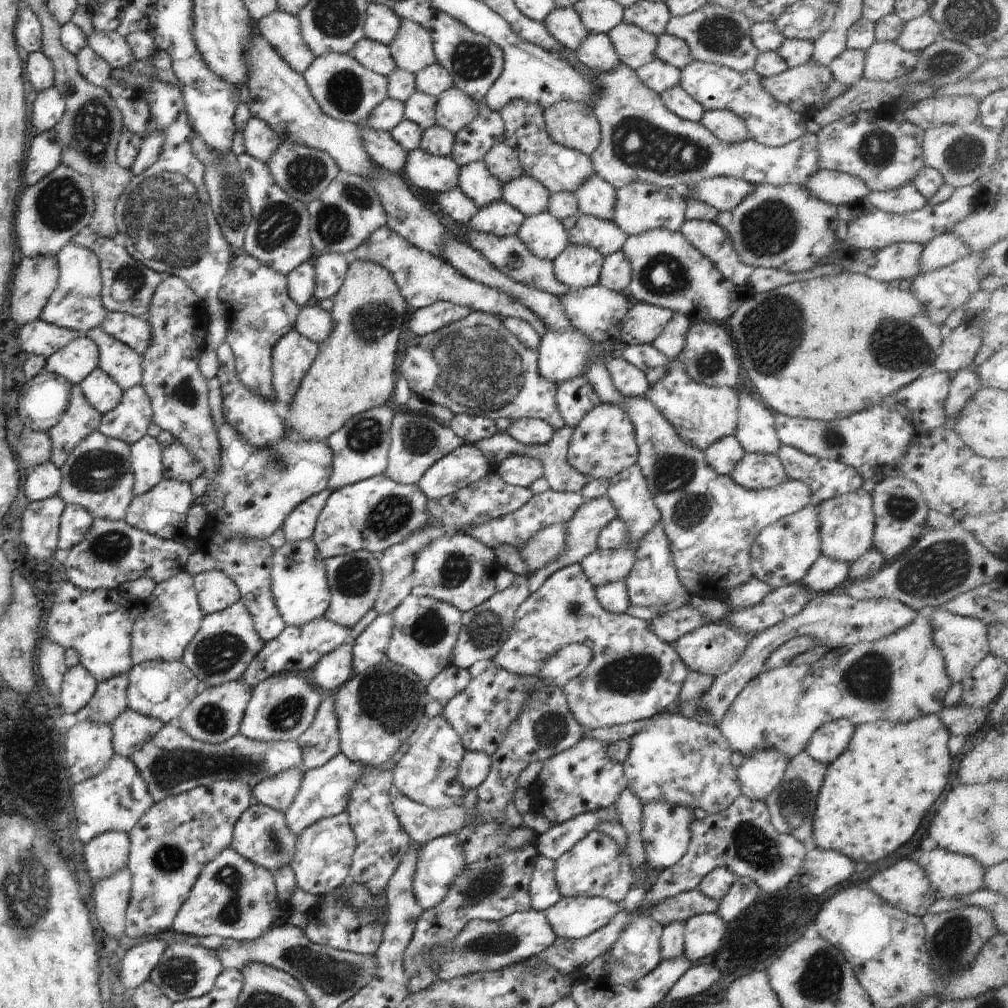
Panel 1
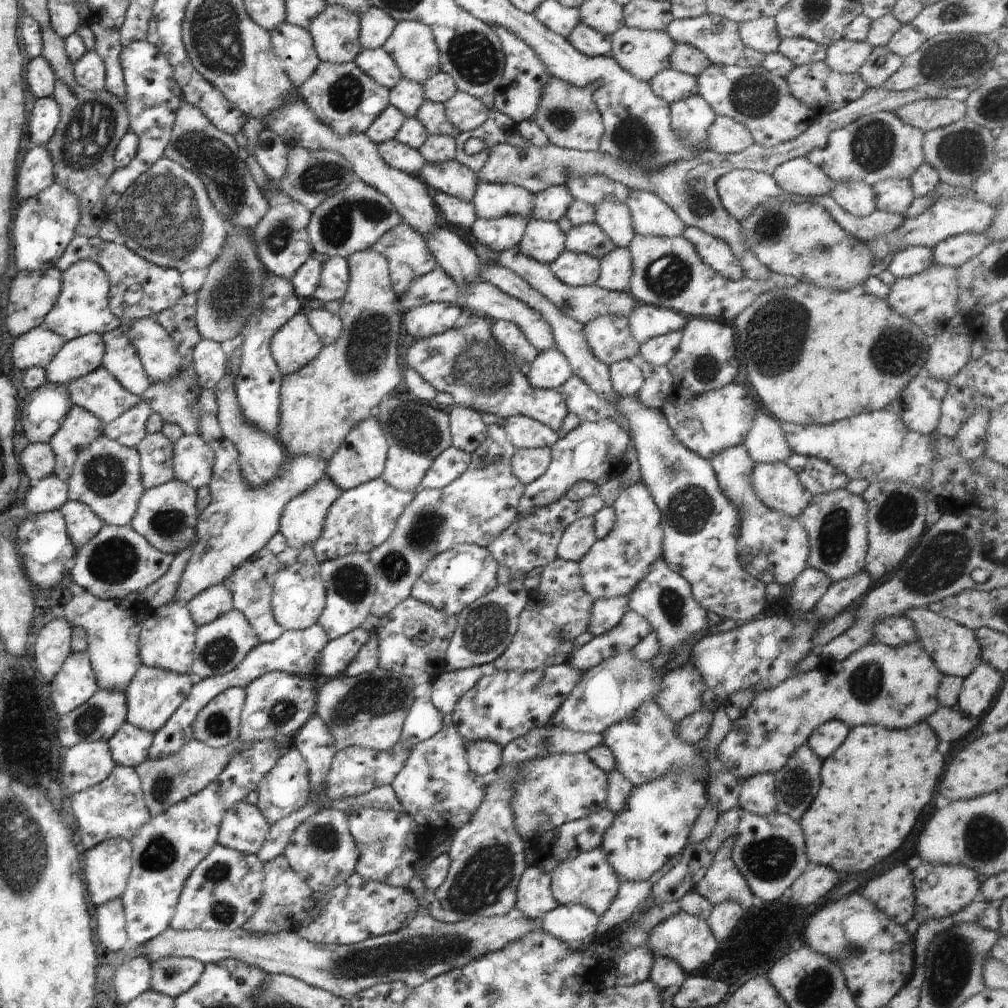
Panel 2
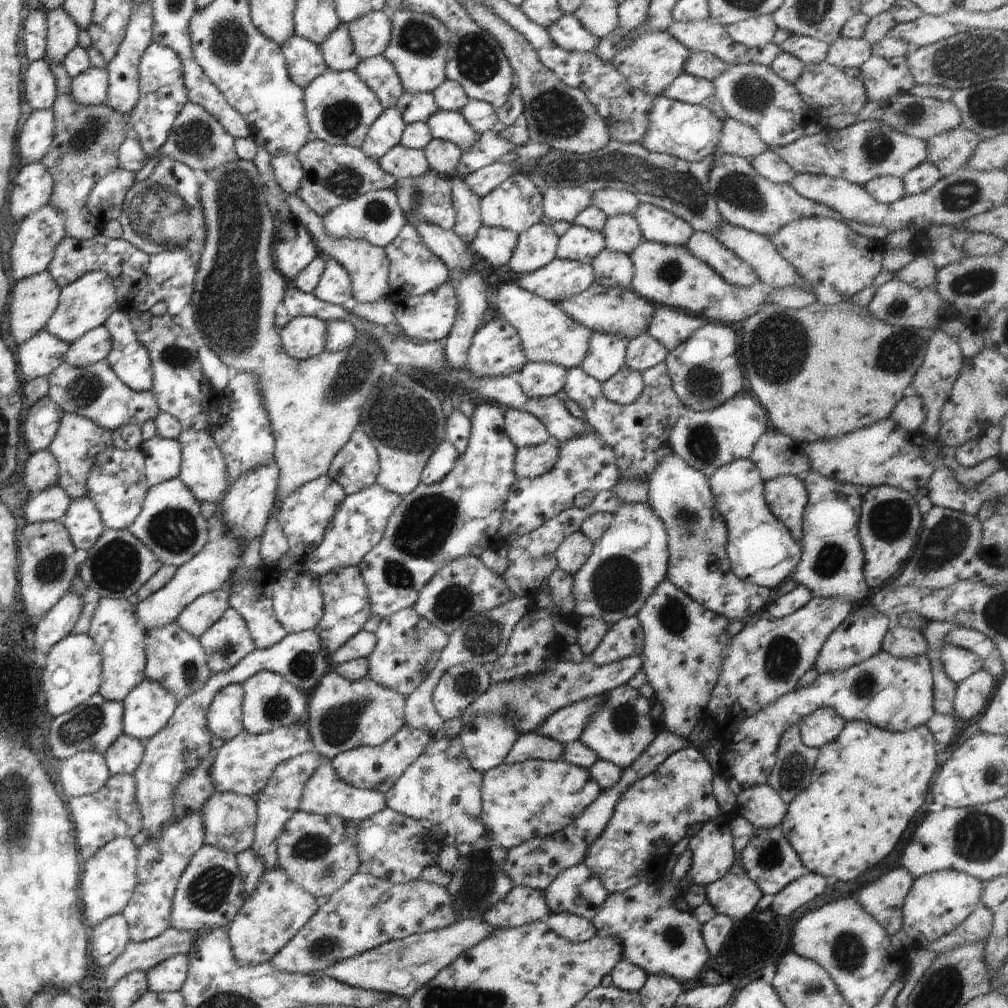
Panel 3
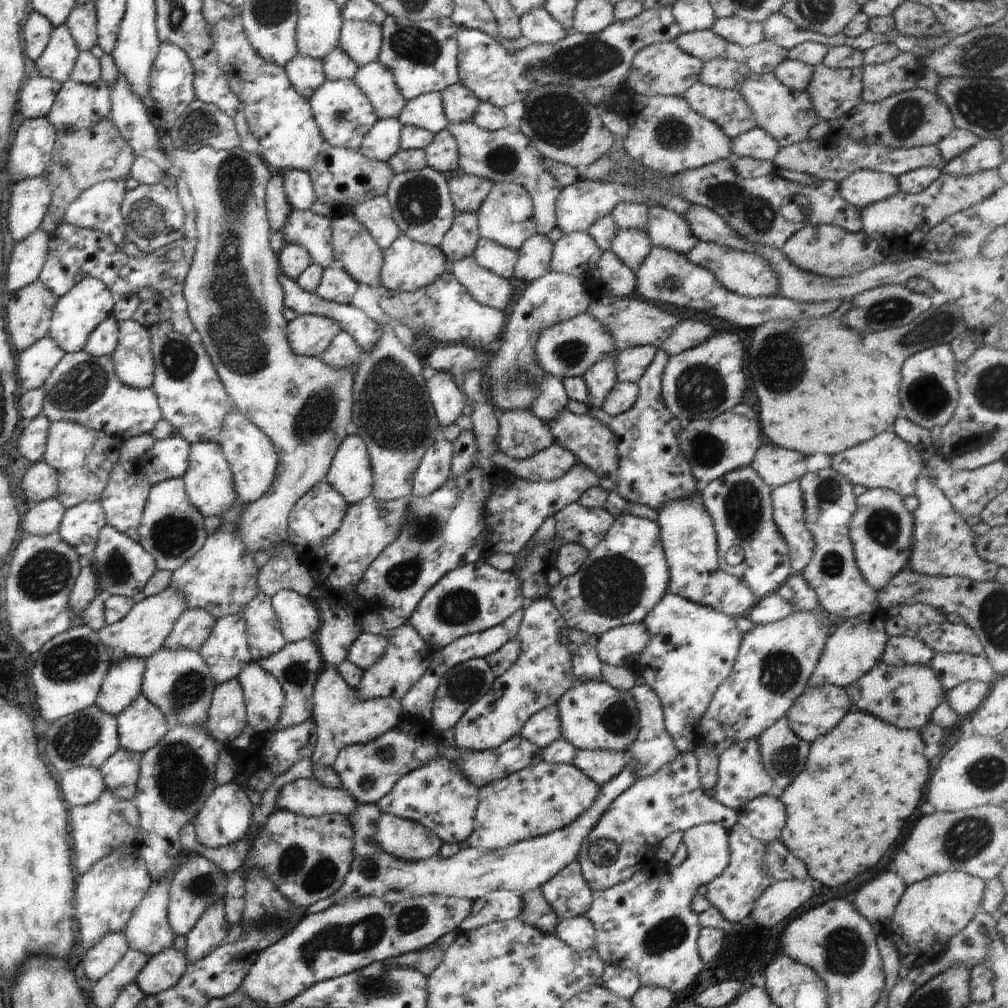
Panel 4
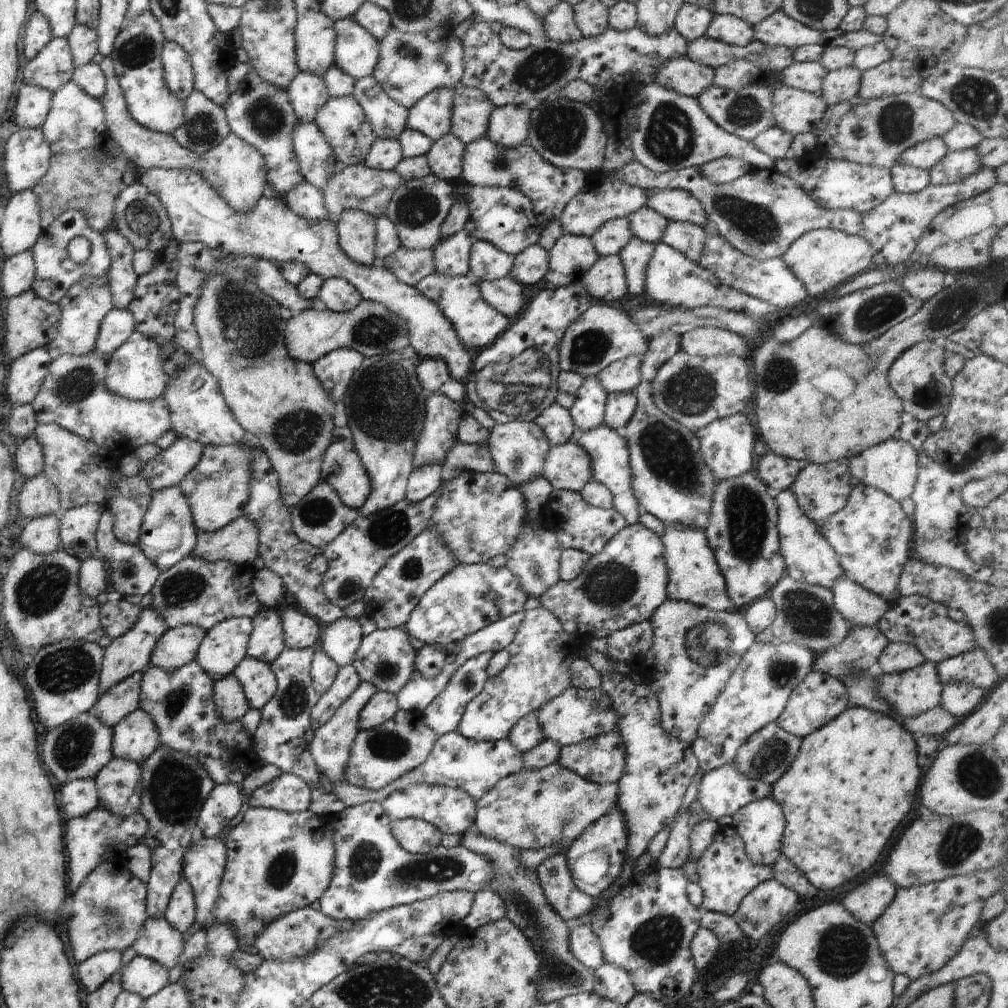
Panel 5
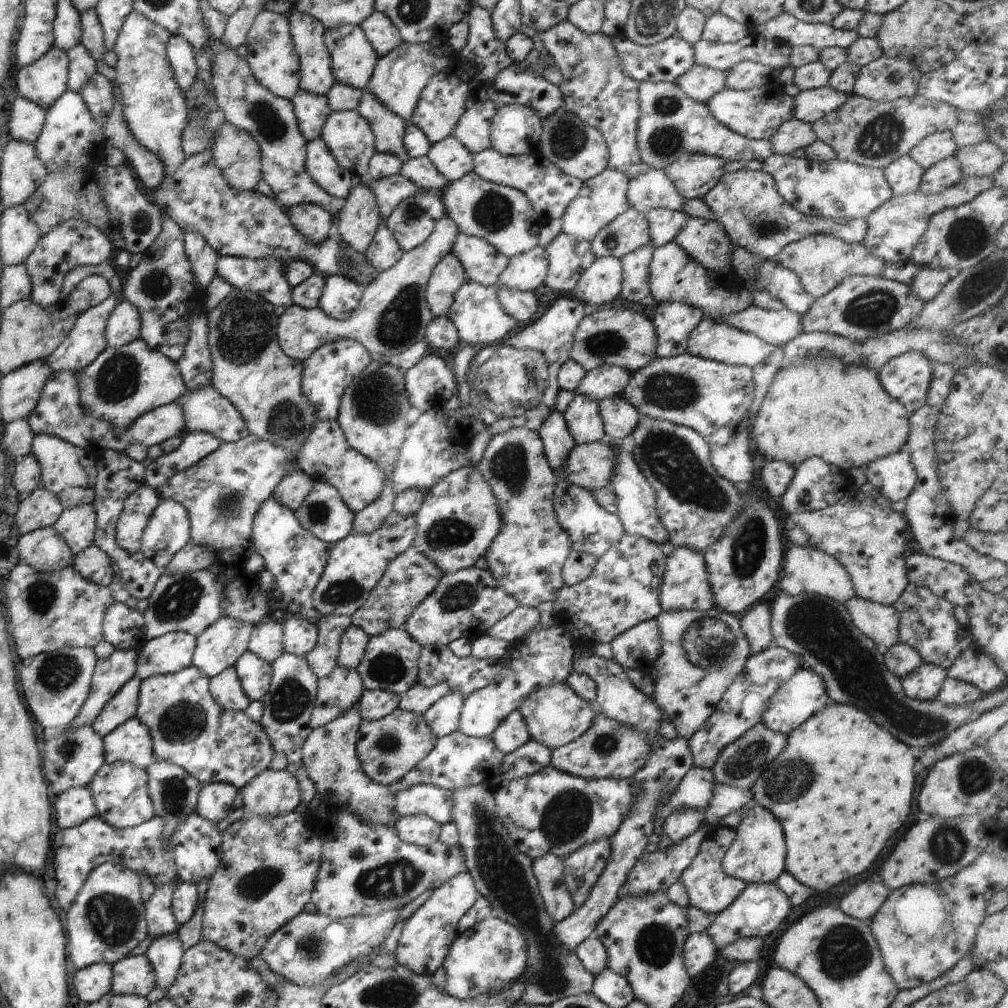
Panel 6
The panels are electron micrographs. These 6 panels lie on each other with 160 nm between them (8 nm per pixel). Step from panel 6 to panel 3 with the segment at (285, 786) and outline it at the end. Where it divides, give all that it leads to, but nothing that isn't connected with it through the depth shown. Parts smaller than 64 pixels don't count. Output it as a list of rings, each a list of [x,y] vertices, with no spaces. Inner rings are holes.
[[[321,756],[321,765],[305,782],[298,810],[329,817],[336,815],[349,821],[361,822],[380,812],[386,806],[384,795],[381,792],[359,789],[345,783],[332,768],[331,760]]]

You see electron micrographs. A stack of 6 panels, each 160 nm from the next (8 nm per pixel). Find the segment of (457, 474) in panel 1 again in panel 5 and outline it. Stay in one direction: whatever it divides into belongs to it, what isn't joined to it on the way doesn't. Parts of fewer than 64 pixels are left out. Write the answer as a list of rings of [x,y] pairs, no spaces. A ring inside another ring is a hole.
[[[424,465],[414,469],[409,478],[404,499],[416,504],[431,497],[439,490],[444,473],[445,469],[440,465]]]

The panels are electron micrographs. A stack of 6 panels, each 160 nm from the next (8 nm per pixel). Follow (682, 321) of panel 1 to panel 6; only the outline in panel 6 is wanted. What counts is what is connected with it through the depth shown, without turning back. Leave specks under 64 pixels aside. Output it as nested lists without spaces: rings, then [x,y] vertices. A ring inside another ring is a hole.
[[[602,365],[585,373],[574,393],[598,402],[620,397],[624,387],[628,386],[631,374],[628,369],[616,365]]]

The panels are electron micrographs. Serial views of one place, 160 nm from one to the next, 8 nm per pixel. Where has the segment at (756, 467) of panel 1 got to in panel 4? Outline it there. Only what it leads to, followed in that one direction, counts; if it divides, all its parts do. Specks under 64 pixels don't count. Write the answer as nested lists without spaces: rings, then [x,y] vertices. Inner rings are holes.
[[[799,481],[779,486],[771,492],[773,519],[789,548],[794,574],[812,560],[816,541],[805,521],[805,504]]]

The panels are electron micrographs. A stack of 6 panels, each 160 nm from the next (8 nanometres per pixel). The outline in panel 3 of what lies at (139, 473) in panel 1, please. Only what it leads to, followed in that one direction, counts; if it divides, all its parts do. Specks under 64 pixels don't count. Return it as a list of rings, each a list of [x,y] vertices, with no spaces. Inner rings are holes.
[[[156,435],[142,442],[139,449],[145,458],[145,477],[150,487],[179,476],[182,453],[178,439]]]

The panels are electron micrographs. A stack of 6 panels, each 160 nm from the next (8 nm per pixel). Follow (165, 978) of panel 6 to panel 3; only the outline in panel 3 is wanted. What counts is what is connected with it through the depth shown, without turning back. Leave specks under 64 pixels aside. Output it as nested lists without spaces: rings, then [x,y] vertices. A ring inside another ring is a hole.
[[[203,808],[198,813],[189,813],[181,821],[172,820],[156,839],[139,840],[137,885],[129,905],[121,912],[129,924],[129,937],[141,943],[157,936],[171,927],[171,908],[181,874],[191,858],[205,842]]]

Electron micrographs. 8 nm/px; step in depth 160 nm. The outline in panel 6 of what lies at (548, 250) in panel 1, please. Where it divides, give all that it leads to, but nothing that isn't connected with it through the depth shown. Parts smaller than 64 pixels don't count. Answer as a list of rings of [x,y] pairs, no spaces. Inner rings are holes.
[[[540,245],[535,246],[532,250],[524,254],[516,255],[508,261],[508,266],[498,277],[497,287],[514,288],[521,291],[534,291],[544,284],[548,270],[547,252]]]

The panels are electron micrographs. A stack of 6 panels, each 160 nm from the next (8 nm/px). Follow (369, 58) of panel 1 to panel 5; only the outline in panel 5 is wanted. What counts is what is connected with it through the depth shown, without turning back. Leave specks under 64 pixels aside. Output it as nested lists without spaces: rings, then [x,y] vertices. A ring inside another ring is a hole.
[[[372,75],[355,82],[353,95],[366,114],[376,138],[398,141],[407,127],[408,109],[392,100]]]

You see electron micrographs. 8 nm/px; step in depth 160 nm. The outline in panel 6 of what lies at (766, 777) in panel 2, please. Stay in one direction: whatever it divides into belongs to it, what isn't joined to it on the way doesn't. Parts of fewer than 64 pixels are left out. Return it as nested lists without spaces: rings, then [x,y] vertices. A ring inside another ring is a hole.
[[[753,803],[746,808],[745,817],[735,831],[736,838],[722,859],[722,870],[749,885],[776,882],[785,871],[787,855],[785,836],[778,819],[763,806]]]

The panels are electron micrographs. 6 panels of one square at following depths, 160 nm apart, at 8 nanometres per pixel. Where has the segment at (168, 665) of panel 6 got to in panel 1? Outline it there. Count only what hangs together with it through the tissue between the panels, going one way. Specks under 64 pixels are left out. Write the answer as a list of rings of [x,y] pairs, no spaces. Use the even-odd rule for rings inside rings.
[[[220,570],[194,575],[193,584],[204,615],[221,612],[240,601],[238,586]]]

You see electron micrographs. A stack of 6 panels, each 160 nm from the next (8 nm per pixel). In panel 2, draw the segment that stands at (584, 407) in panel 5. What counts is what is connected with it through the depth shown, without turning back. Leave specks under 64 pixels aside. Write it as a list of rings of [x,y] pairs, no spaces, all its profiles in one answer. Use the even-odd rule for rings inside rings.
[[[604,315],[583,326],[590,352],[607,367],[615,362],[636,358],[639,345],[629,329],[629,320]]]

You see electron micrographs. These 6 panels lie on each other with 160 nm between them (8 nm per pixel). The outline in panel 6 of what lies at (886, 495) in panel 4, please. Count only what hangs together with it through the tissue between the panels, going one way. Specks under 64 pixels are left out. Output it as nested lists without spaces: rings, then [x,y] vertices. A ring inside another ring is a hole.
[[[867,482],[854,494],[854,498],[850,502],[846,502],[846,504],[836,503],[817,511],[788,515],[782,531],[785,545],[814,547],[816,550],[829,554],[848,571],[858,597],[881,605],[893,606],[909,583],[906,574],[904,550],[906,550],[909,541],[913,537],[905,516],[896,512],[891,504],[889,500],[882,497],[880,492]]]

